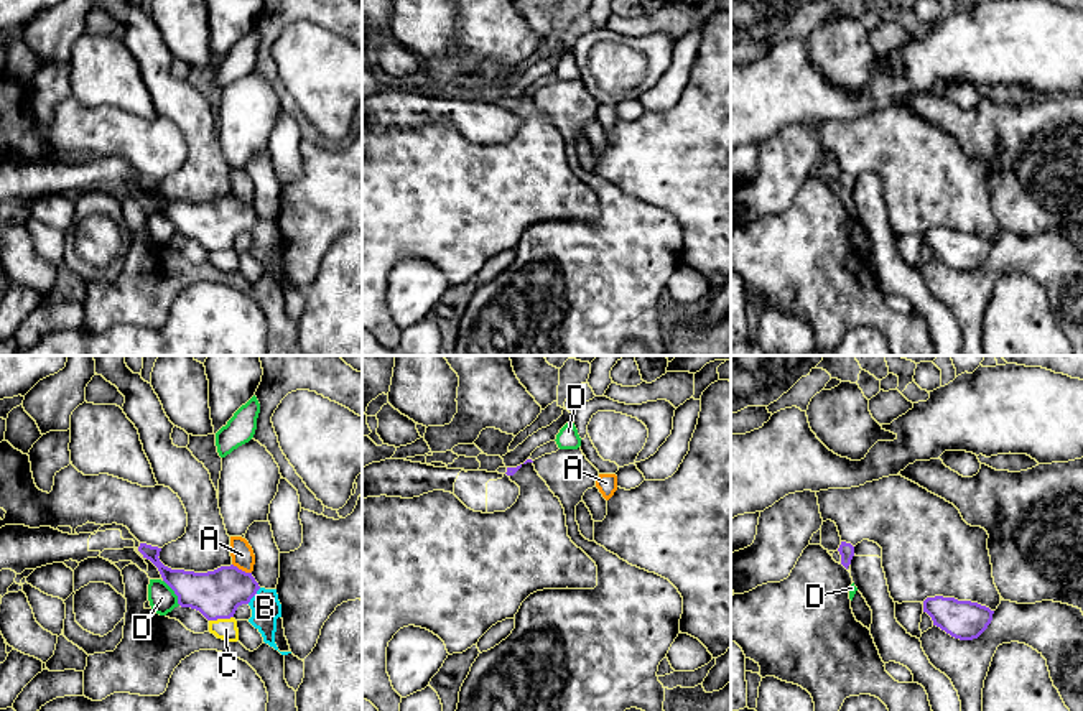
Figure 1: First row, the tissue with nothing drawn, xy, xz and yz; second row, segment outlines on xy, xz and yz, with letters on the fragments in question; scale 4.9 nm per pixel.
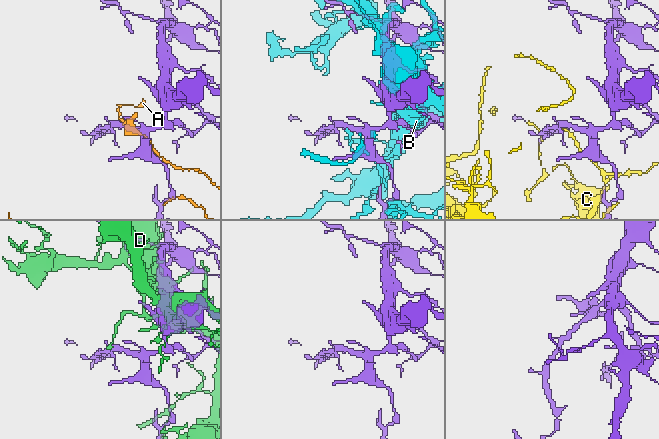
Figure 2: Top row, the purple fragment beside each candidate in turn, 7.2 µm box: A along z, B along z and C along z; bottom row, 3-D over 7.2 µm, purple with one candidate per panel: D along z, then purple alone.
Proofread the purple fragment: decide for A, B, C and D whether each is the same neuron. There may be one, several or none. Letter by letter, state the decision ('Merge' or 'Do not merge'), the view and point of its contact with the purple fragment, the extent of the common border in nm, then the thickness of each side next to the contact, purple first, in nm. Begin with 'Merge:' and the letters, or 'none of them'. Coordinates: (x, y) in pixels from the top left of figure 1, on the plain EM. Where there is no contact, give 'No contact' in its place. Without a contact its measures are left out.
Merge: none of them
A: Do not merge. Touches purple at xy (241, 201). Shared border 110 nm. Thickness 240 nm (purple) against 110 nm
B: Do not merge. Touches purple at xy (254, 226). Shared border 100 nm. Thickness 240 nm (purple) against 140 nm
C: Do not merge. Touches purple at xy (221, 249). Shared border 120 nm. Thickness 240 nm (purple) against 110 nm
D: Do not merge. Touches purple at xy (175, 224). Shared border 150 nm. Thickness 240 nm (purple) against 130 nm

